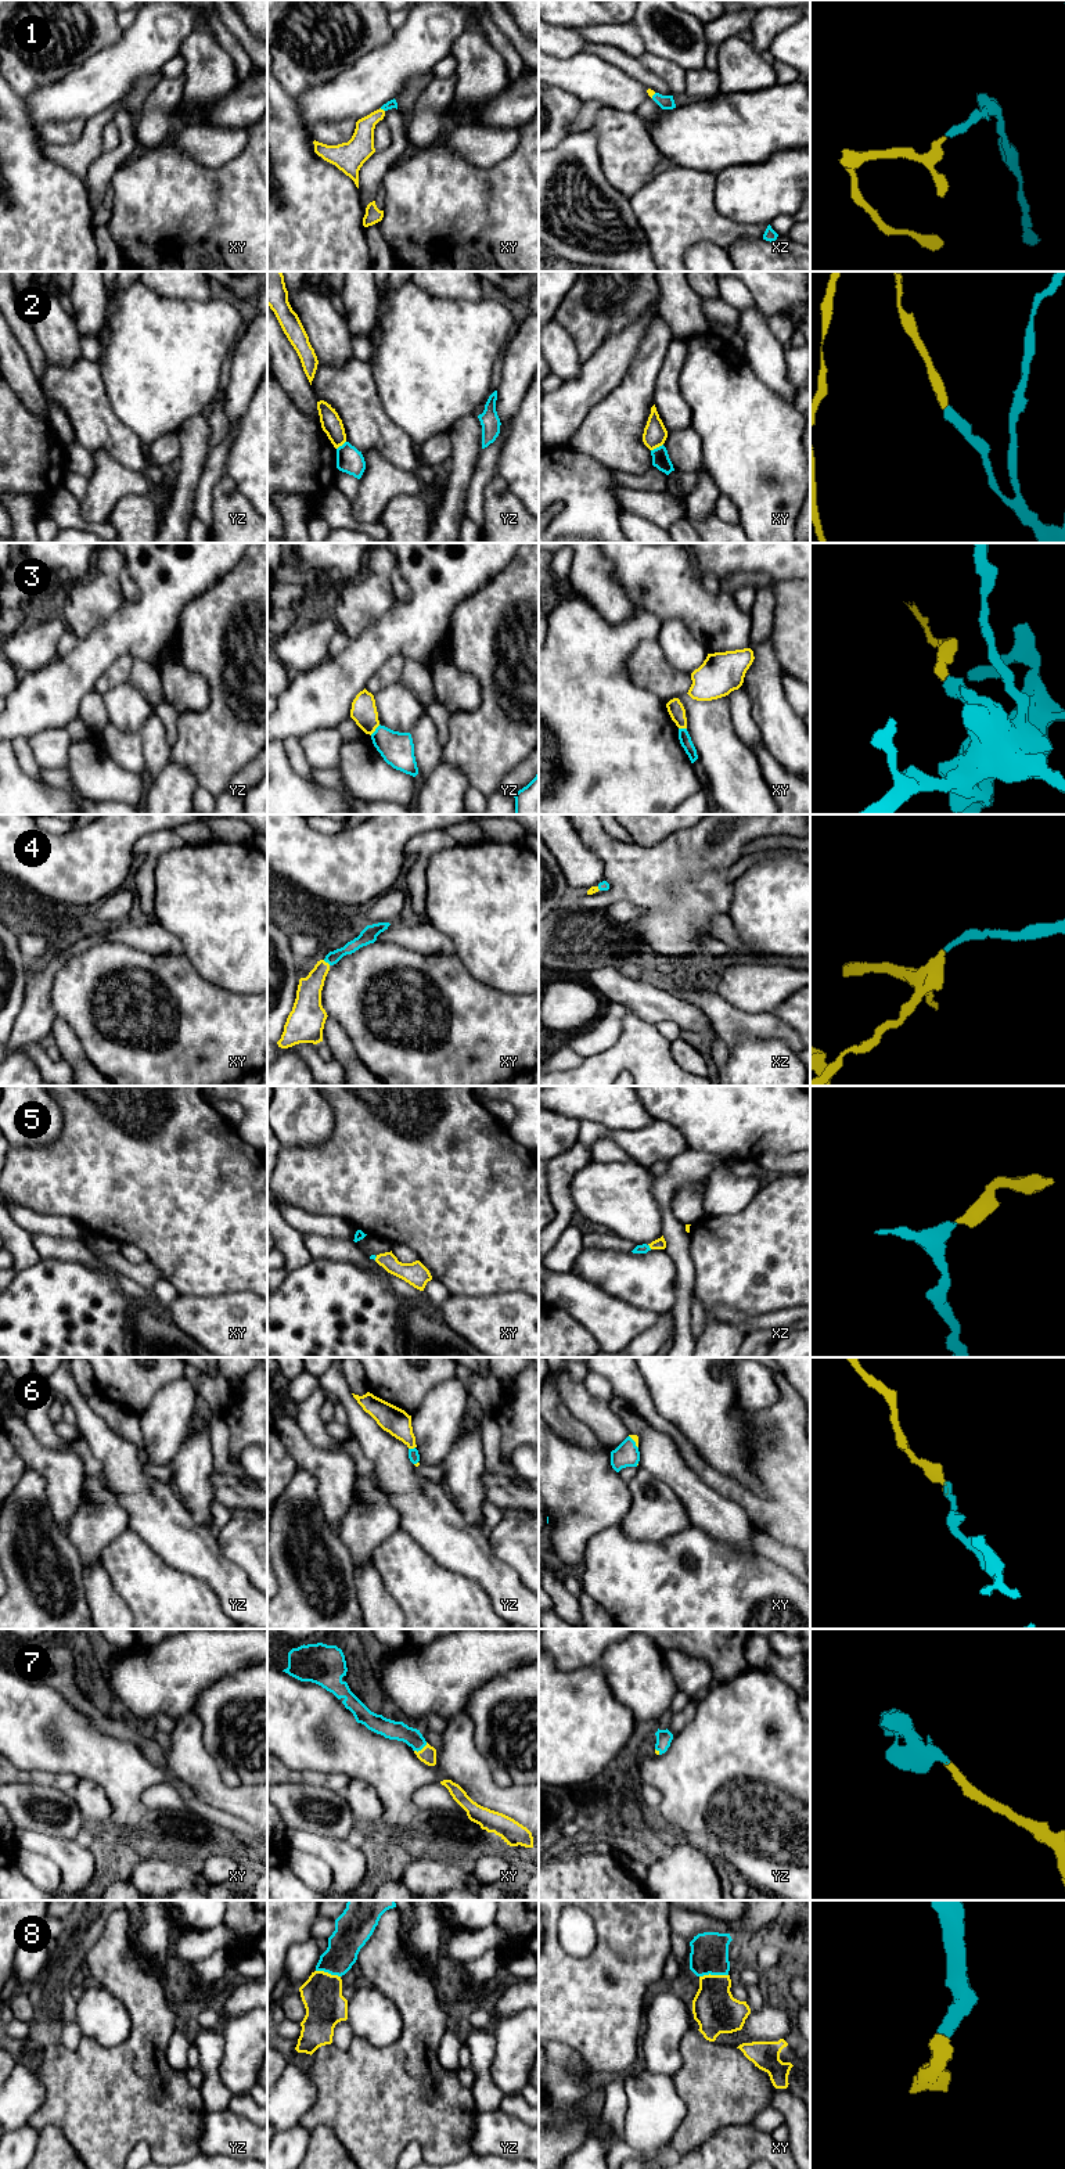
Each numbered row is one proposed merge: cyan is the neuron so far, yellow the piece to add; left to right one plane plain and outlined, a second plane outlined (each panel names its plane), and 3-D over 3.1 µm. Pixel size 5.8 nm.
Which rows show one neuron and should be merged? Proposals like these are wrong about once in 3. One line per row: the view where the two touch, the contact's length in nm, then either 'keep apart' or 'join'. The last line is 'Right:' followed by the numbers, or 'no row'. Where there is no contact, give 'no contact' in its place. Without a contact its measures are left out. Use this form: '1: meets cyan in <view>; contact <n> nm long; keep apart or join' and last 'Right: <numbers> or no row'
1: meets cyan in xy; contact 40 nm long; join
2: meets cyan in xy; contact 80 nm long; keep apart
3: meets cyan in yz; contact 90 nm long; keep apart
4: meets cyan in xy; contact 50 nm long; join
5: meets cyan in xz; contact 40 nm long; join
6: meets cyan in yz; contact 40 nm long; join
7: meets cyan in xy; contact 90 nm long; join
8: meets cyan in xy; contact 170 nm long; join
Right: 1, 4, 5, 6, 7, 8

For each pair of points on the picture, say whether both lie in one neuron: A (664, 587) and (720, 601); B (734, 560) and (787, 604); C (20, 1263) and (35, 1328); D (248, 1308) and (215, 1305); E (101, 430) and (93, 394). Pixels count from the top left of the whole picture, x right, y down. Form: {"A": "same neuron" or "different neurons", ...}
{"A": "same neuron", "B": "different neurons", "C": "different neurons", "D": "same neuron", "E": "same neuron"}

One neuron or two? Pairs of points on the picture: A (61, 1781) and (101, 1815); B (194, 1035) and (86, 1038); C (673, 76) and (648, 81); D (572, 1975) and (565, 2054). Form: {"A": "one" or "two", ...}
{"A": "two", "B": "one", "C": "two", "D": "two"}

